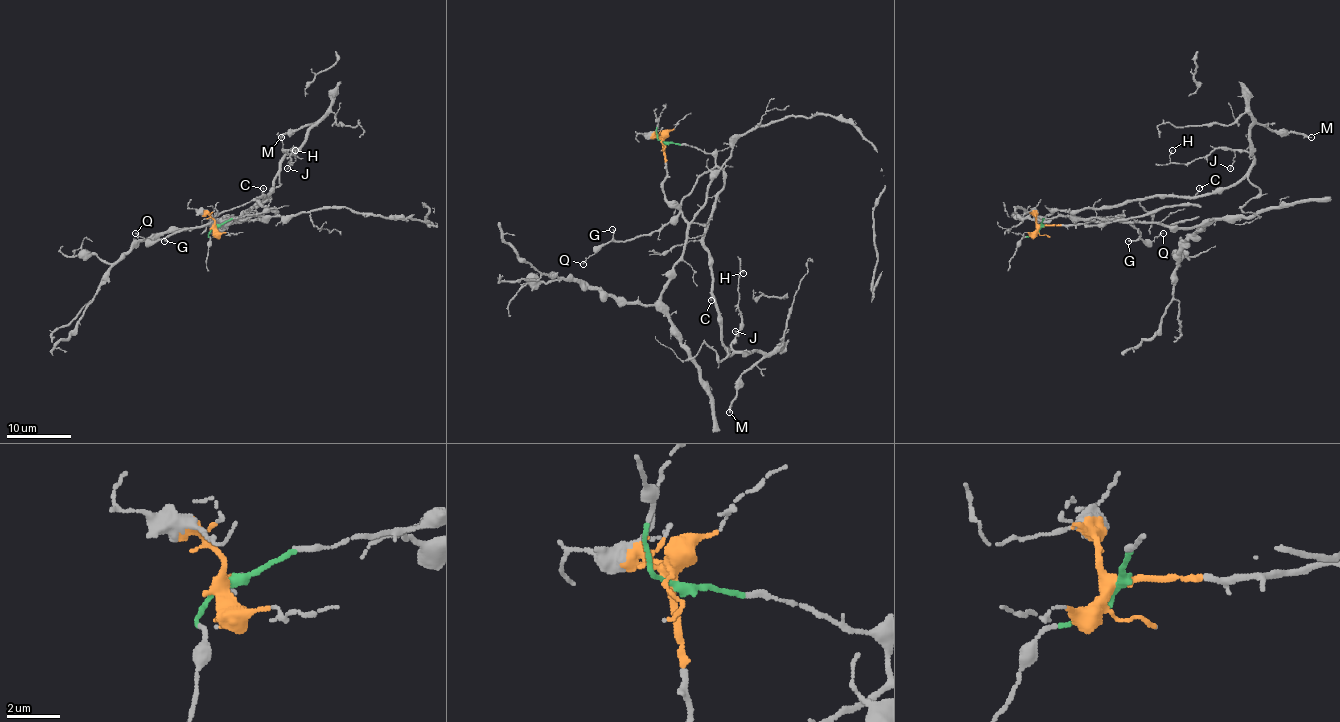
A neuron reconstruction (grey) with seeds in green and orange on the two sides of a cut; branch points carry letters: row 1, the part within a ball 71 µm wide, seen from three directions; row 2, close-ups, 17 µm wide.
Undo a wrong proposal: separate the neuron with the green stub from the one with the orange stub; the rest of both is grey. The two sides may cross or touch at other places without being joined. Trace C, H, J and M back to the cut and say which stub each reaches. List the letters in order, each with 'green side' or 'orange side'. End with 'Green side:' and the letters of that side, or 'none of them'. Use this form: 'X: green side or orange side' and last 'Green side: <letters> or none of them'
C: green side
H: green side
J: green side
M: green side
Green side: C, H, J, M

